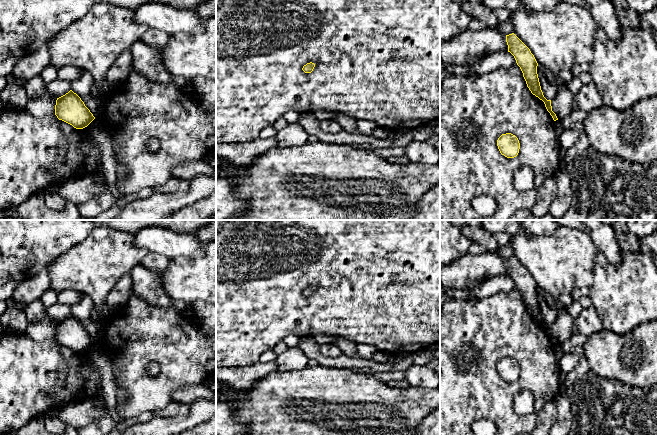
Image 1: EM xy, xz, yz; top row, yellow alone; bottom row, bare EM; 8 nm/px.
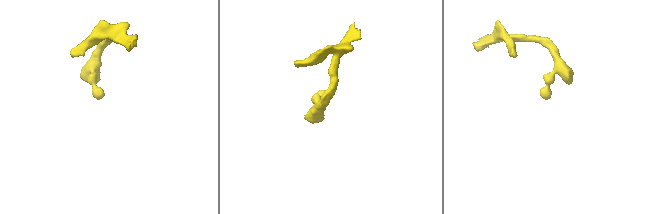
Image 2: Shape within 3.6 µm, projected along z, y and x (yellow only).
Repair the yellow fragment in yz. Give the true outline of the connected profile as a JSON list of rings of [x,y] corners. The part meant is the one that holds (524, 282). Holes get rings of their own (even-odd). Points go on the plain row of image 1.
[[[514,257],[506,259],[506,266],[508,269],[508,276],[514,280],[517,289],[520,291],[527,311],[533,319],[544,326],[545,331],[553,344],[558,344],[556,338],[552,335],[551,324],[547,324],[541,314],[537,298],[538,287],[534,279]]]

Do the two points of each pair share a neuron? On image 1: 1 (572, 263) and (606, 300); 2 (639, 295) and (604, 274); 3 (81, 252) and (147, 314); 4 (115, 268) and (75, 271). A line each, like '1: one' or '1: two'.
1: two
2: one
3: two
4: one

